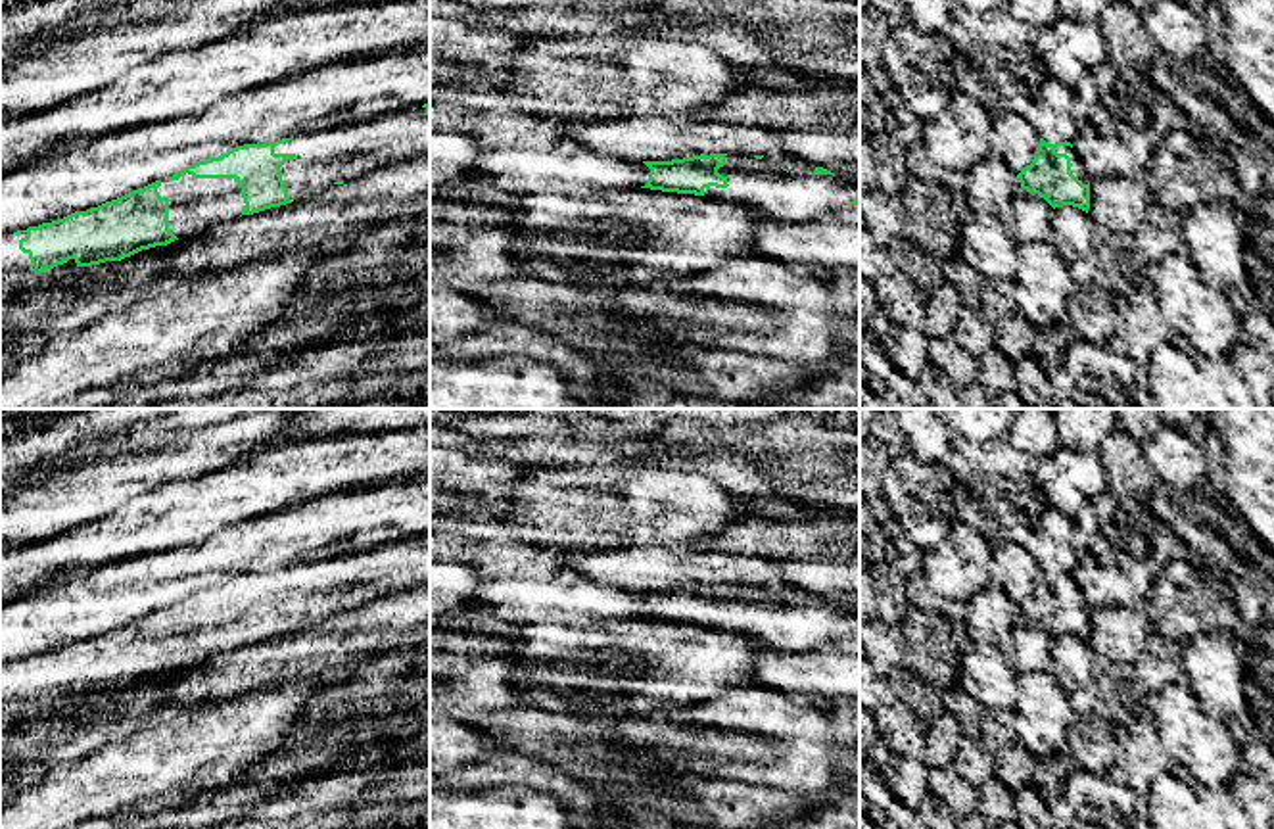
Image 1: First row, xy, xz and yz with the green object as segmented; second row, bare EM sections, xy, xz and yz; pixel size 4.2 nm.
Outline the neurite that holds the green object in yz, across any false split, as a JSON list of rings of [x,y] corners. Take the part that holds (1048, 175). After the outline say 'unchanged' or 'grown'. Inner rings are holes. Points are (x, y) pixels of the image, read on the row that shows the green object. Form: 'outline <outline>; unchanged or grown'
outline [[[1040,138],[1036,155],[1017,175],[1021,188],[1044,198],[1053,209],[1073,205],[1088,213],[1090,182],[1071,142],[1048,144]]]; grown

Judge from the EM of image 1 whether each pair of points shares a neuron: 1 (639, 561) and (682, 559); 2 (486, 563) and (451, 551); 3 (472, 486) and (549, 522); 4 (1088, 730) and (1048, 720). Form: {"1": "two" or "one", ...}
{"1": "one", "2": "one", "3": "two", "4": "two"}

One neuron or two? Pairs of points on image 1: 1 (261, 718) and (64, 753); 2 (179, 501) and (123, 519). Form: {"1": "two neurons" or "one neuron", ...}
{"1": "two neurons", "2": "one neuron"}

